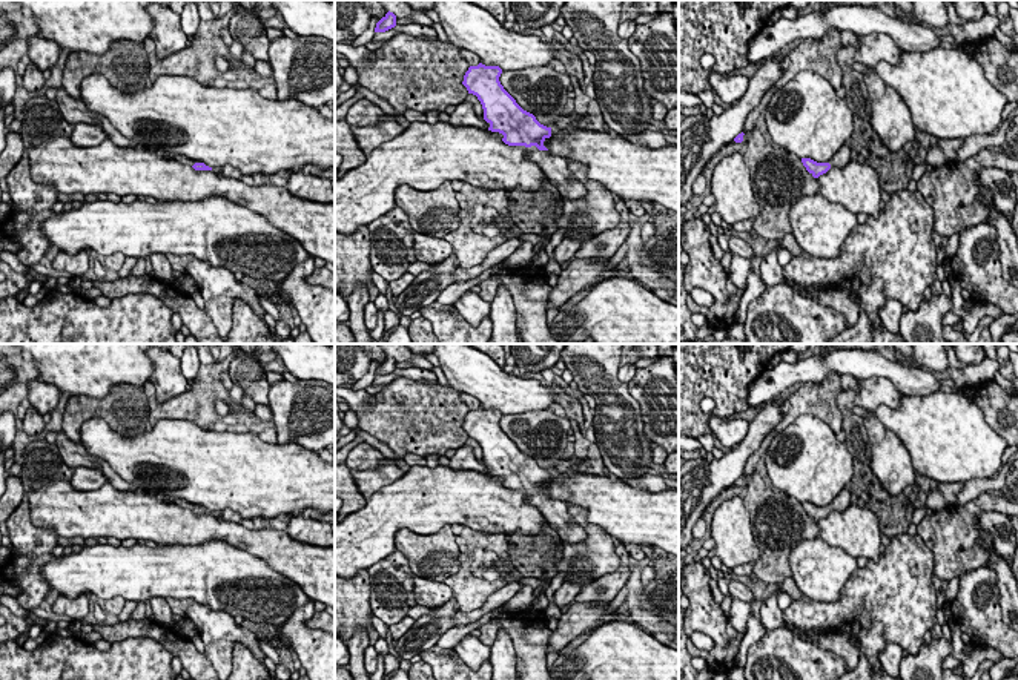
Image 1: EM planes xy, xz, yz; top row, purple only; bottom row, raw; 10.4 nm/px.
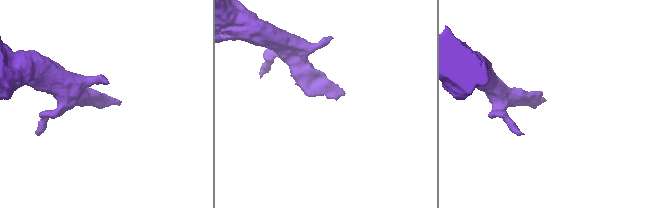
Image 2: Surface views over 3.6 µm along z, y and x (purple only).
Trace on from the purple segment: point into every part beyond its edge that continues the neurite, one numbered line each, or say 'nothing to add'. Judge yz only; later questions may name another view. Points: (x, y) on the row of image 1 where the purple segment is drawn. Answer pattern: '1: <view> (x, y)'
1: yz (843, 155)

